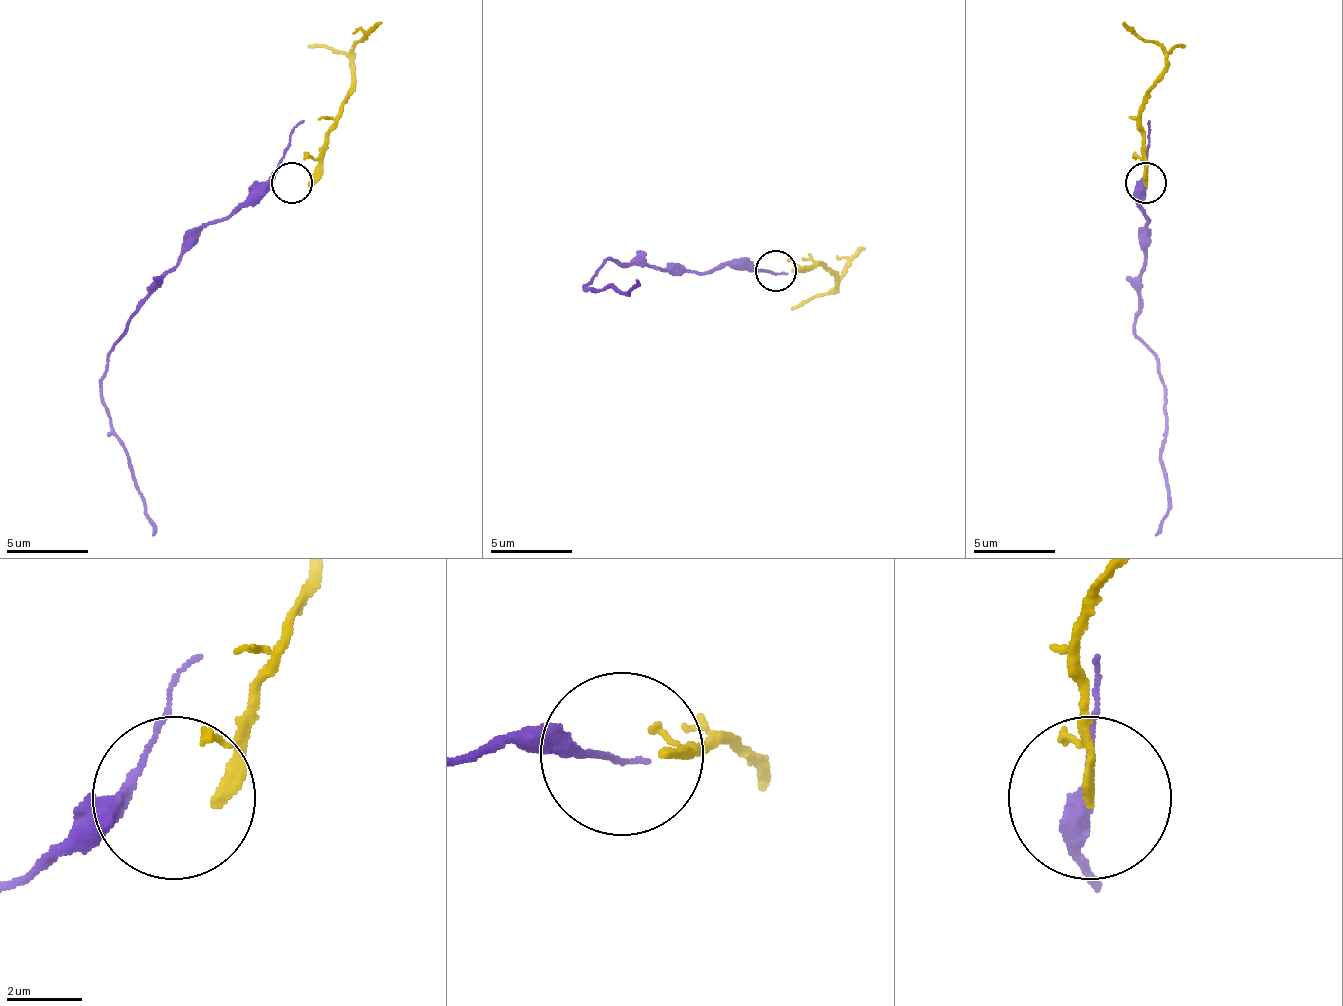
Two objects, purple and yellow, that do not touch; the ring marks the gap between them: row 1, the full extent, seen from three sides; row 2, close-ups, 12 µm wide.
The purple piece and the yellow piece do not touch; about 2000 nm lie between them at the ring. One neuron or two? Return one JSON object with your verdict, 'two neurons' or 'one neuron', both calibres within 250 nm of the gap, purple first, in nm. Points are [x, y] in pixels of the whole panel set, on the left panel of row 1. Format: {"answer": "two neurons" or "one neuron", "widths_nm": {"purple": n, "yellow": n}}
{"answer": "two neurons", "widths_nm": {"purple": 320, "yellow": 280}}

